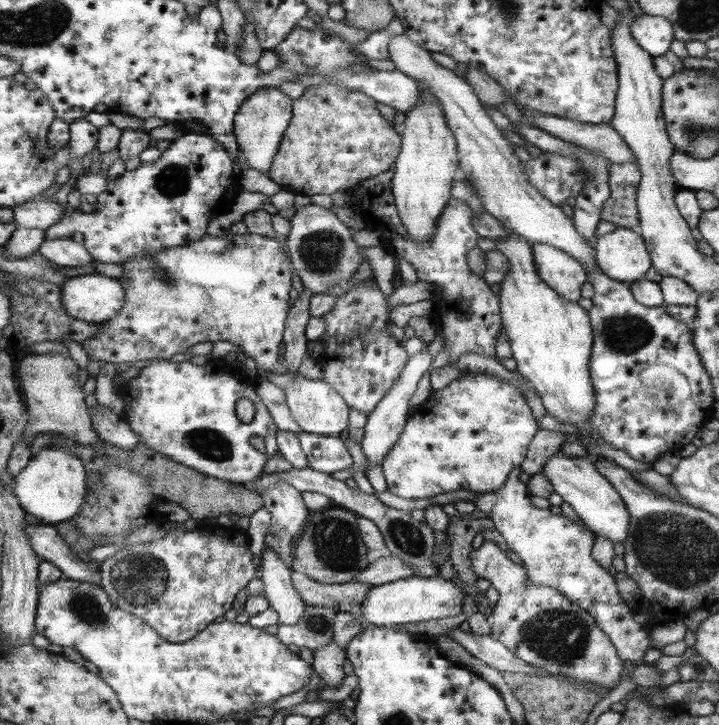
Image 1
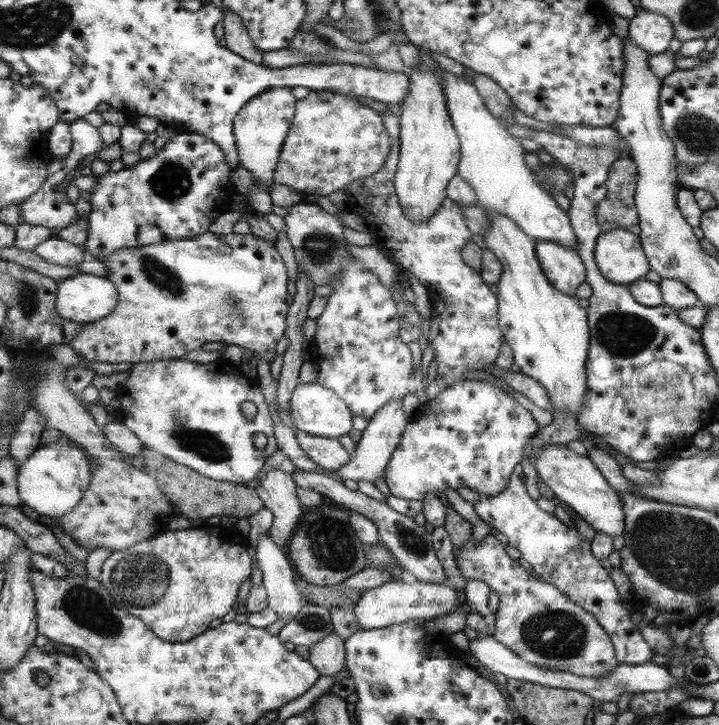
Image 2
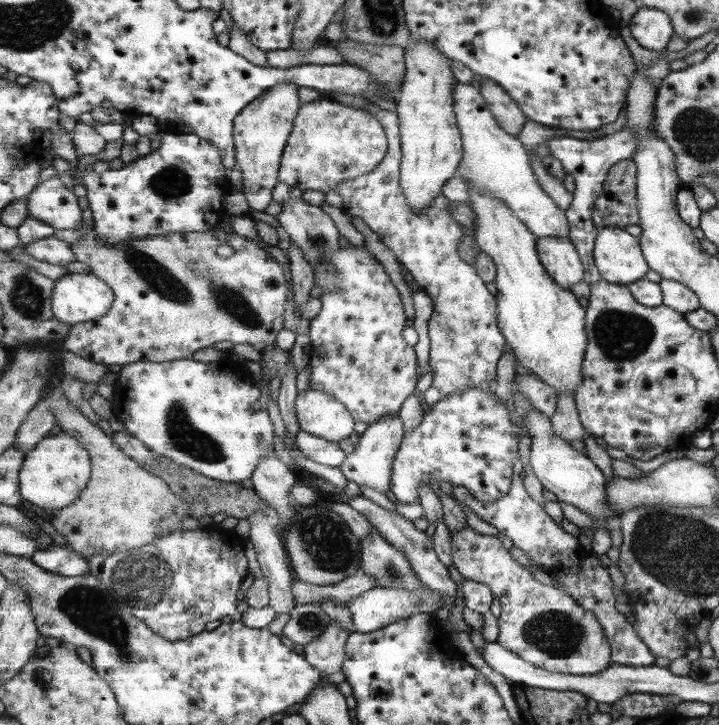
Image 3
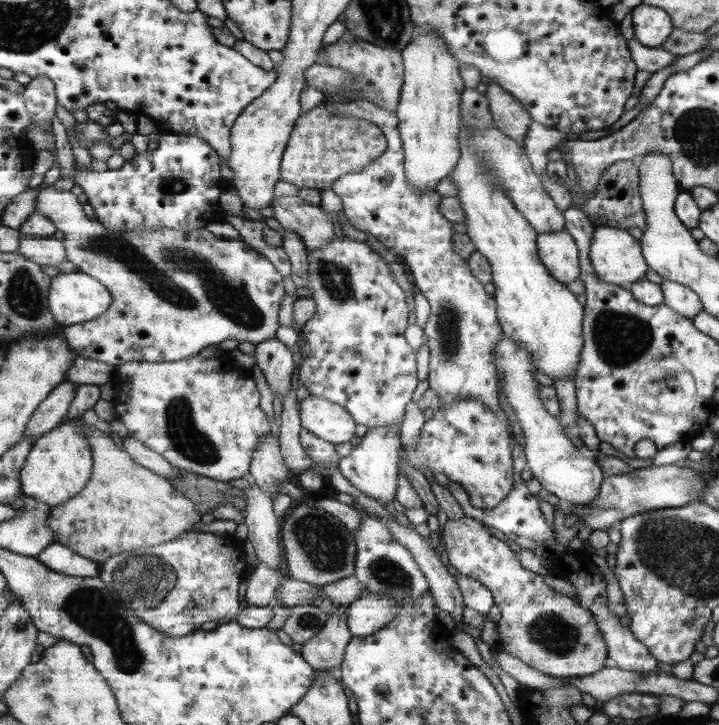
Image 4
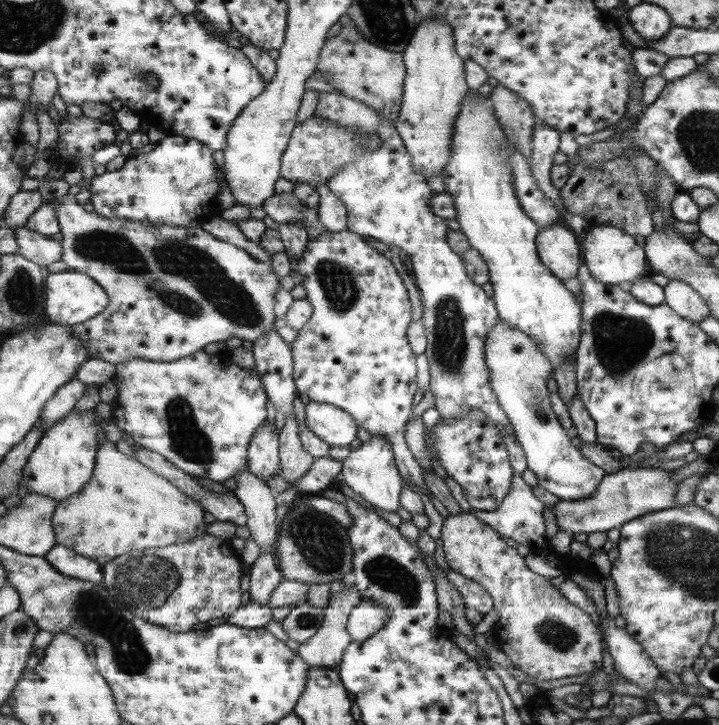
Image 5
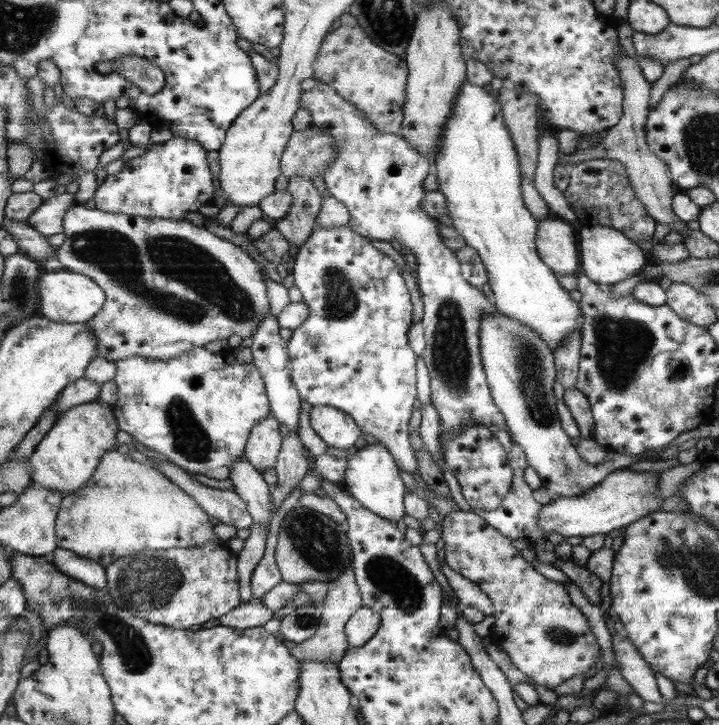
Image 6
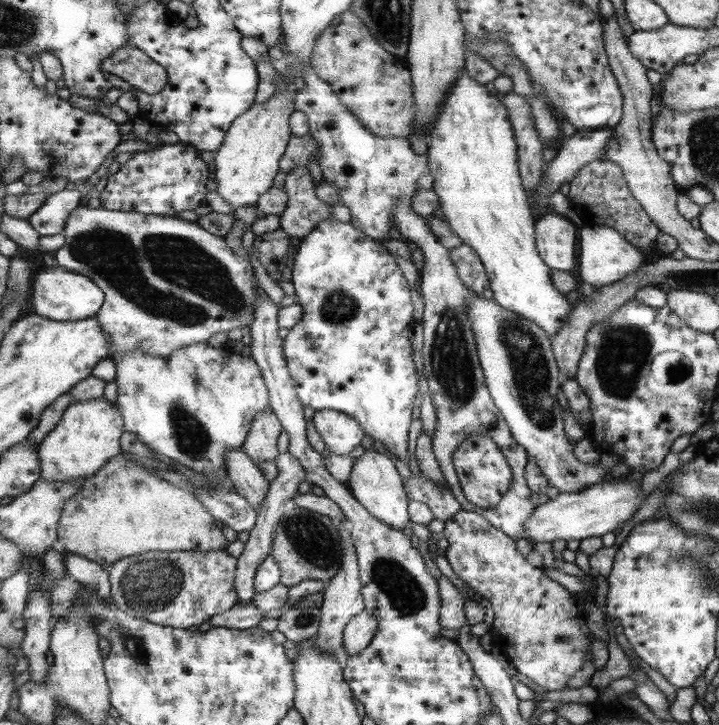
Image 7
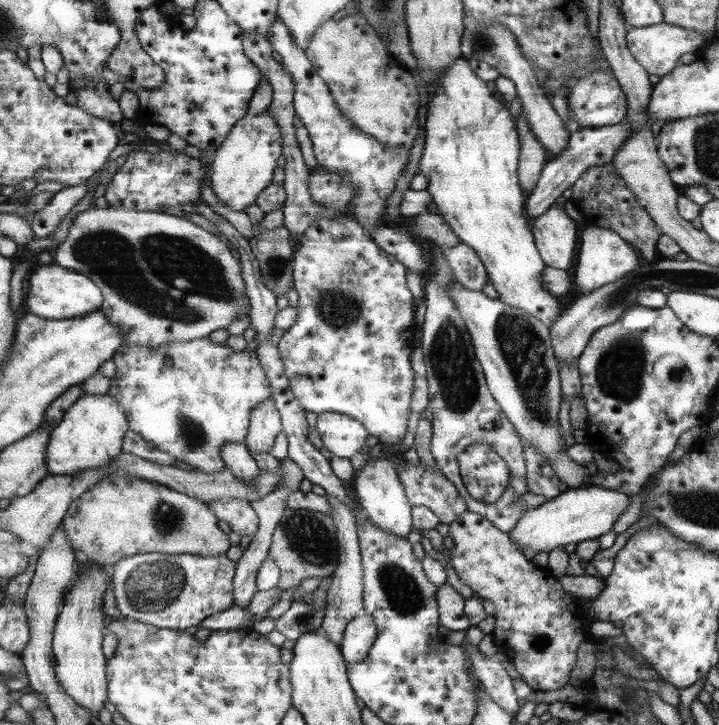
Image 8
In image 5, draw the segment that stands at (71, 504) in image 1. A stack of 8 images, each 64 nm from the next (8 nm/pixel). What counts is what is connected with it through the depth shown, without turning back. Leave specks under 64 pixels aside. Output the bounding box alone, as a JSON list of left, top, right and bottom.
[21,409,104,503]

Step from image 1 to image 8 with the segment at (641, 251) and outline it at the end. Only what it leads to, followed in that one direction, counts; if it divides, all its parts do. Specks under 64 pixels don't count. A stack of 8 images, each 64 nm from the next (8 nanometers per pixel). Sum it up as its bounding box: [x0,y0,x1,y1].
[573,225,639,295]

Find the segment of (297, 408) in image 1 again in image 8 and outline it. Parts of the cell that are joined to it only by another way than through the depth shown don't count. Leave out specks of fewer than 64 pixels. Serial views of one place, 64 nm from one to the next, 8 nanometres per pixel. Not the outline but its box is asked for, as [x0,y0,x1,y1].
[314,412,365,458]

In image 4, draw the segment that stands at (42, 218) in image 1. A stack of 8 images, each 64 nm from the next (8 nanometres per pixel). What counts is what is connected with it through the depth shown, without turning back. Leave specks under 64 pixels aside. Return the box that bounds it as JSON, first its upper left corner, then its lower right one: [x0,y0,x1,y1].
[34,185,283,365]

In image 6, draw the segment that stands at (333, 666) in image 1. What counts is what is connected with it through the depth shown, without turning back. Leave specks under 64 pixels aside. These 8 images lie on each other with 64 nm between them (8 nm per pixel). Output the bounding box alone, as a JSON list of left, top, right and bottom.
[291,566,362,664]

